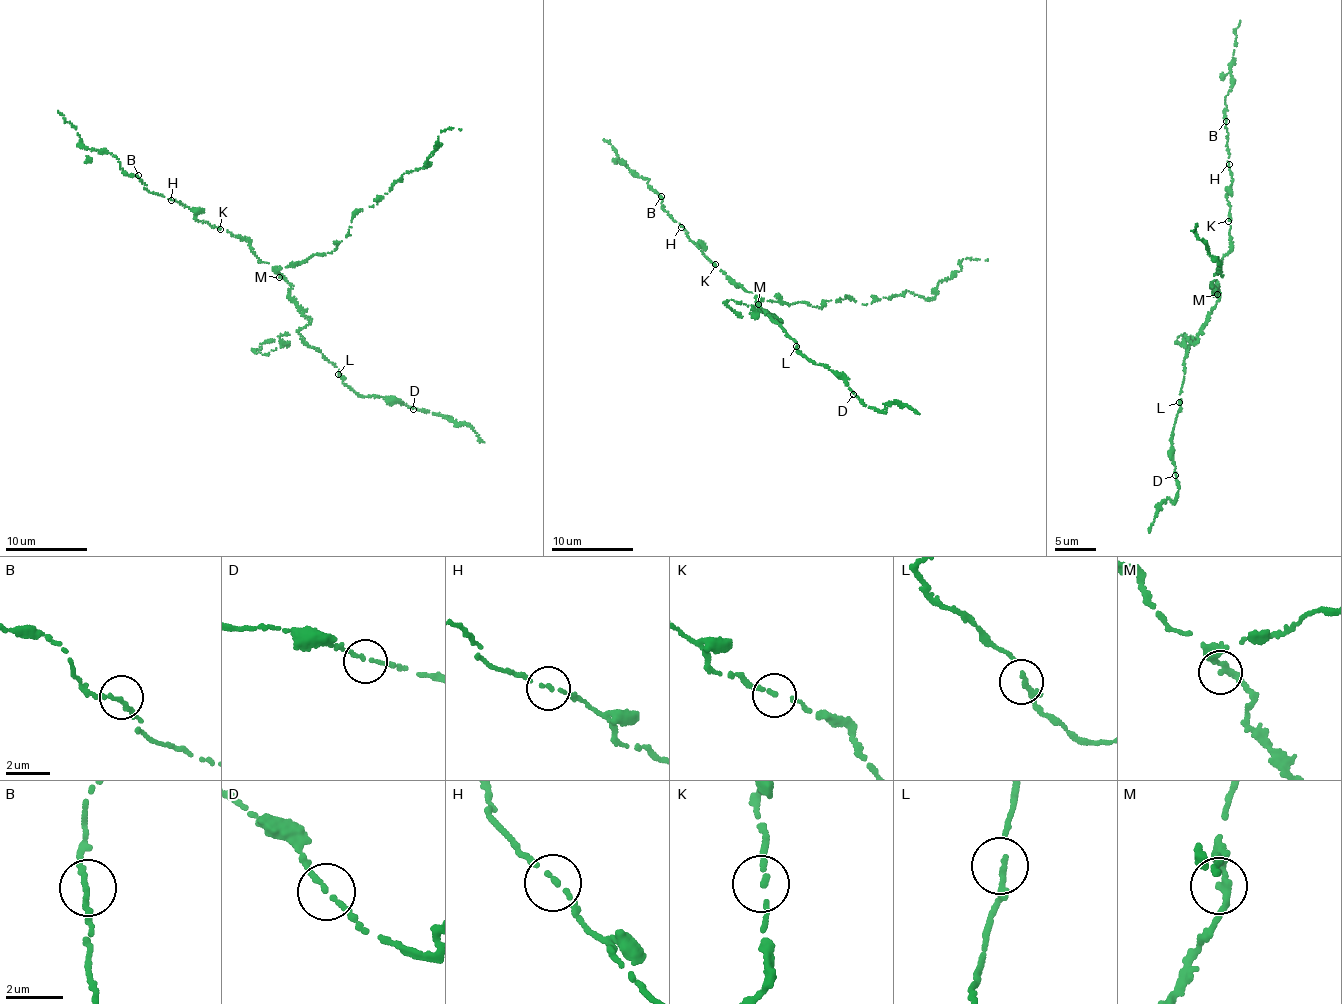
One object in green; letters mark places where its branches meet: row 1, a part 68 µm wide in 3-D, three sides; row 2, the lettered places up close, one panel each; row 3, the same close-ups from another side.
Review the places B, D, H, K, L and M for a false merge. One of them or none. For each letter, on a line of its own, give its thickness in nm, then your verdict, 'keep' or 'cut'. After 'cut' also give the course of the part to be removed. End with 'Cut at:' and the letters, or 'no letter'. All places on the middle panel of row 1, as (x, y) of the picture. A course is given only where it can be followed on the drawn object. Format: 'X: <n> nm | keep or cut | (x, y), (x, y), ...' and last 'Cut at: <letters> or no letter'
B: 200 nm | keep
D: 180 nm | keep
H: 160 nm | keep
K: 180 nm | keep
L: 200 nm | keep
M: 240 nm | keep
Cut at: no letter

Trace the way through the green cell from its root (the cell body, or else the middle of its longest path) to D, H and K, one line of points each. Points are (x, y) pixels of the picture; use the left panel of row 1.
D: (282, 275), (309, 322), (298, 334), (339, 369), (344, 383), (360, 395), (398, 401), (413, 409)
H: (282, 275), (269, 263), (263, 262), (247, 240), (198, 220), (187, 206), (171, 200)
K: (282, 275), (269, 263), (263, 262), (247, 240), (220, 229)

